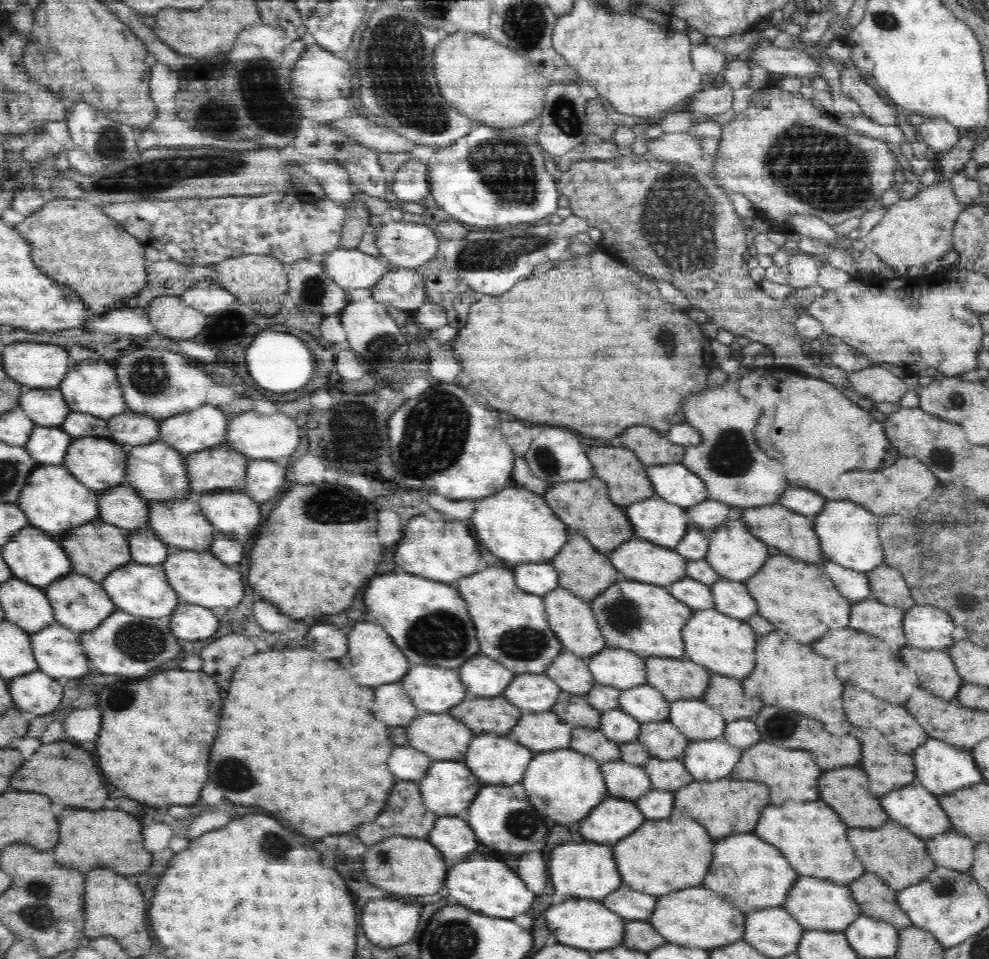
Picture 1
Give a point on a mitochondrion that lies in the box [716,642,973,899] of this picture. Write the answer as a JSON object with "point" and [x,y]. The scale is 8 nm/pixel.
{"point":[780,726]}

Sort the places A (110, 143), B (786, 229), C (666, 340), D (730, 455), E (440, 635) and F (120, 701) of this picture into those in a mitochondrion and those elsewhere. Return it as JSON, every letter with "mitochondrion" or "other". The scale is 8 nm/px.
{"A":"mitochondrion","B":"other","C":"mitochondrion","D":"mitochondrion","E":"mitochondrion","F":"mitochondrion"}

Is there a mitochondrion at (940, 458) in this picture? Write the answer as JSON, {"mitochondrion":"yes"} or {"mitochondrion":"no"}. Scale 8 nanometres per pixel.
{"mitochondrion":"yes"}

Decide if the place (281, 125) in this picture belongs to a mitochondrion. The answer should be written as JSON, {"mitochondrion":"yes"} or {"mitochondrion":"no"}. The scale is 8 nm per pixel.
{"mitochondrion":"yes"}

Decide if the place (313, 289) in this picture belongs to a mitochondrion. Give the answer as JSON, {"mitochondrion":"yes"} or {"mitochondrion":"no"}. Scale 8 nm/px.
{"mitochondrion":"yes"}

